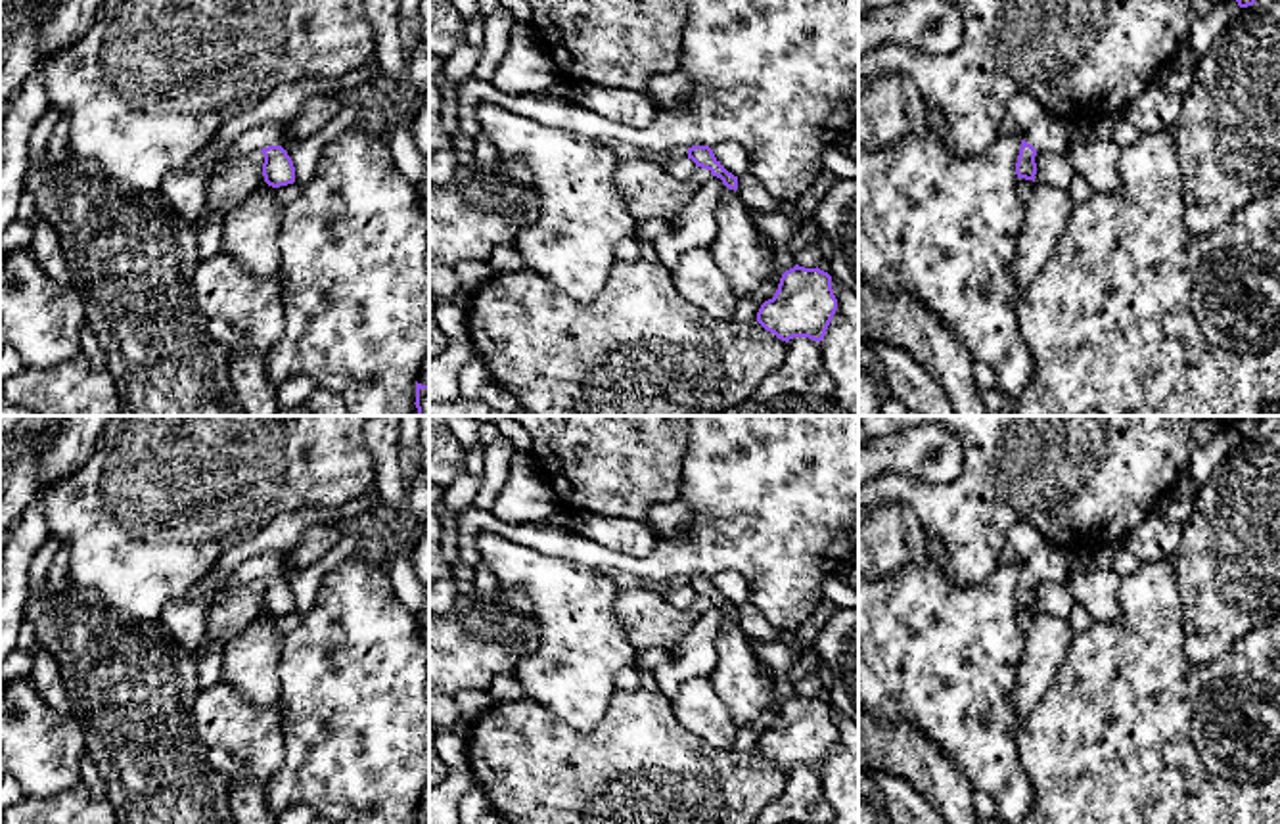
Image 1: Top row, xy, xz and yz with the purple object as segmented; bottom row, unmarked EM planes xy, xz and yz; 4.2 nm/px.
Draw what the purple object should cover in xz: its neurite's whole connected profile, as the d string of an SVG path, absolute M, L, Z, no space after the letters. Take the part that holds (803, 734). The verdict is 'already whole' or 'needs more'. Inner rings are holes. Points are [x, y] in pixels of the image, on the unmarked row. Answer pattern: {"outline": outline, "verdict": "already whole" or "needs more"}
{"outline": "M795 694L782 703L774 726L761 734L757 751L786 772L793 767L820 772L835 740L832 705Z", "verdict": "already whole"}

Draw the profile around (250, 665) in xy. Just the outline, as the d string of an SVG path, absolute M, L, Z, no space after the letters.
M259 615L236 640L226 644L220 678L253 709L266 709L280 699L282 638L272 617Z

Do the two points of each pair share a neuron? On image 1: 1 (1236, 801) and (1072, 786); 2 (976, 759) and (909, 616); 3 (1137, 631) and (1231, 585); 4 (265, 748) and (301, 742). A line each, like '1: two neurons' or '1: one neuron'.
1: one neuron
2: one neuron
3: two neurons
4: two neurons

